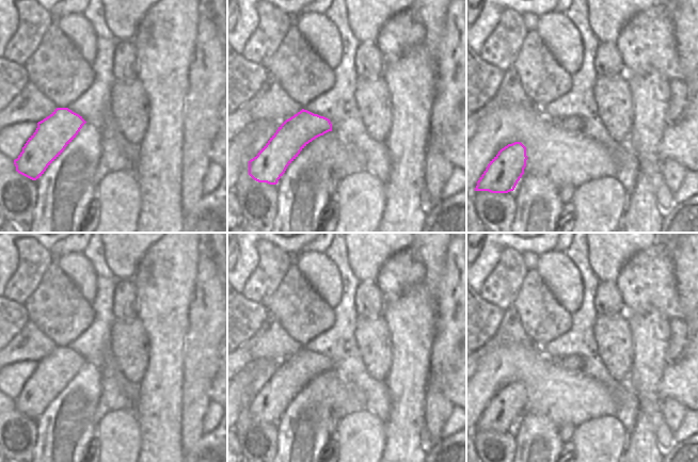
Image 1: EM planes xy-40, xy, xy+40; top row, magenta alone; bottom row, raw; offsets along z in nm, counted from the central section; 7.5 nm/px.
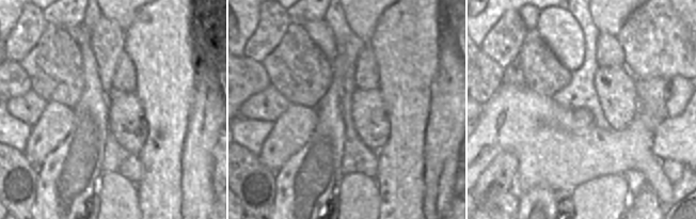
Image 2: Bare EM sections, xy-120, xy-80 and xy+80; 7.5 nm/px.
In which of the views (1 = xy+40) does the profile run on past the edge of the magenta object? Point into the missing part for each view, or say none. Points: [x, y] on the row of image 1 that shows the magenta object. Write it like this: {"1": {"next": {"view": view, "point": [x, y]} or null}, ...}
{"1": {"next": null}}

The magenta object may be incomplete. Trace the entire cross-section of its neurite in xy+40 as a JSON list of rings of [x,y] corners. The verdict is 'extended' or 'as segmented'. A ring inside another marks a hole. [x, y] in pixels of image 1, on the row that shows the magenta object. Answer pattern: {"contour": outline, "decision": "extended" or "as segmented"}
{"contour": [[[521,142],[508,144],[490,161],[477,181],[475,191],[508,193],[513,191],[524,174],[526,147]]], "decision": "as segmented"}

